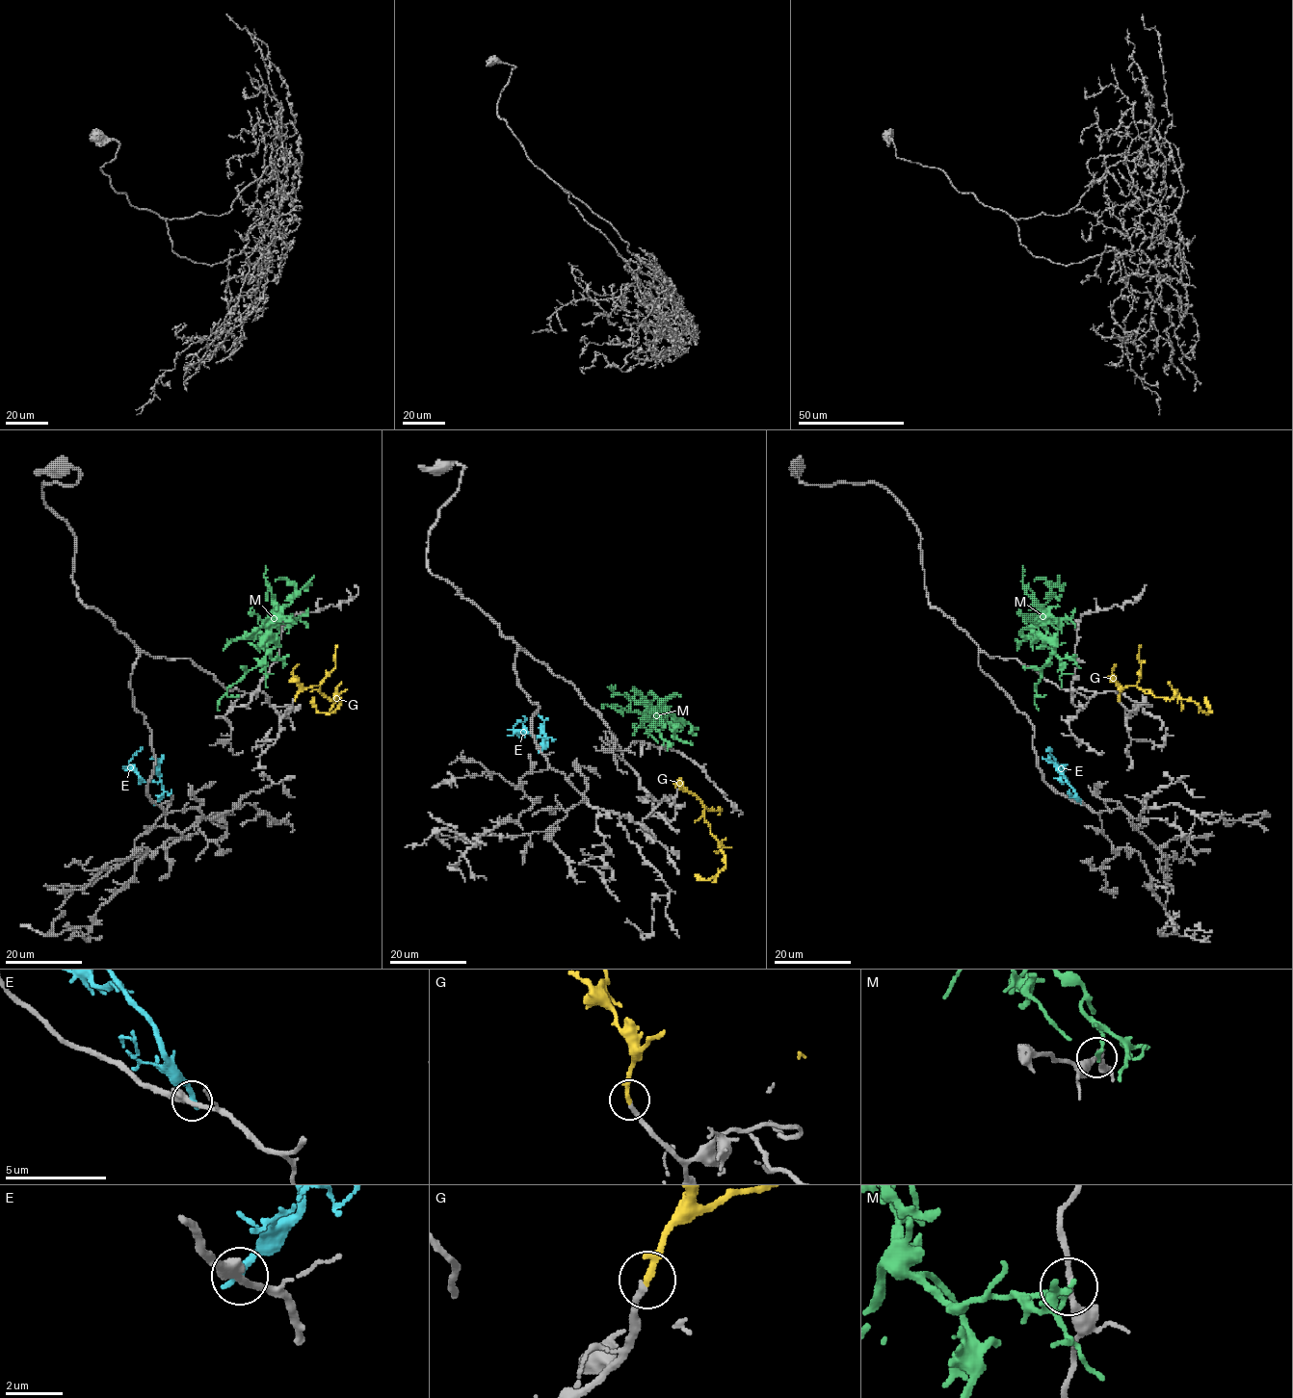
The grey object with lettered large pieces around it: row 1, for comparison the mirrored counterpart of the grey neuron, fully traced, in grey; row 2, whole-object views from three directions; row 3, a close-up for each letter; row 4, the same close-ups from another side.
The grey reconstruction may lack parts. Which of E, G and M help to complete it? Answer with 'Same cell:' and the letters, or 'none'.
Same cell: G

